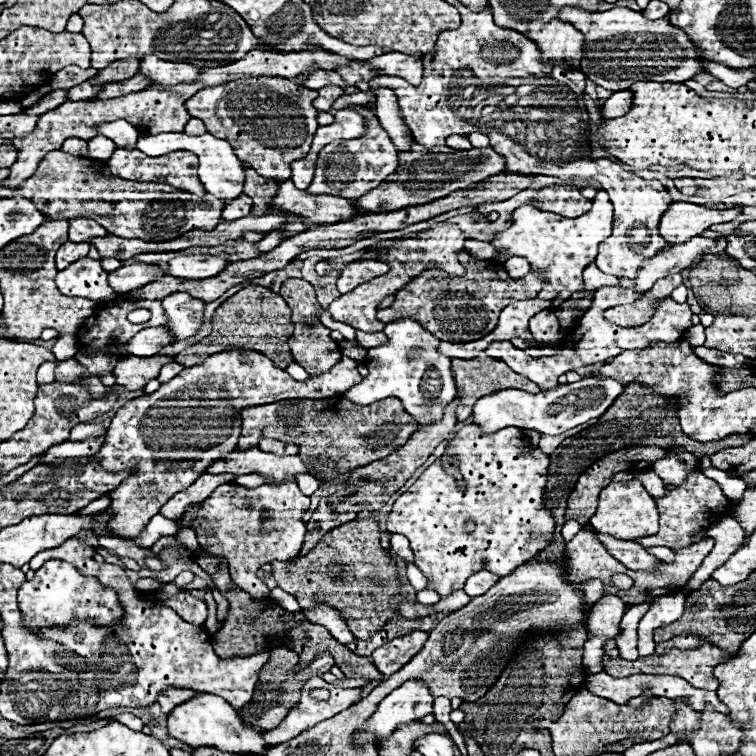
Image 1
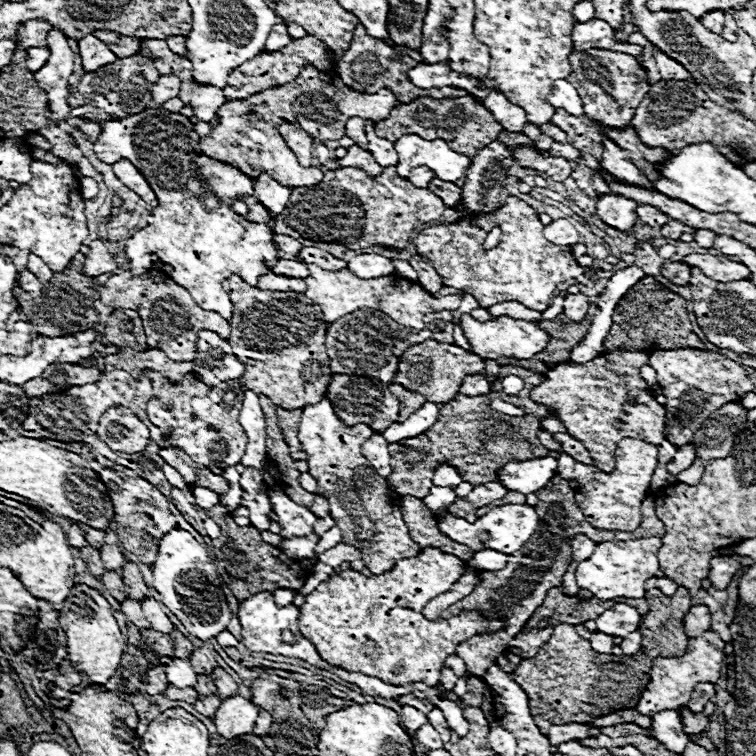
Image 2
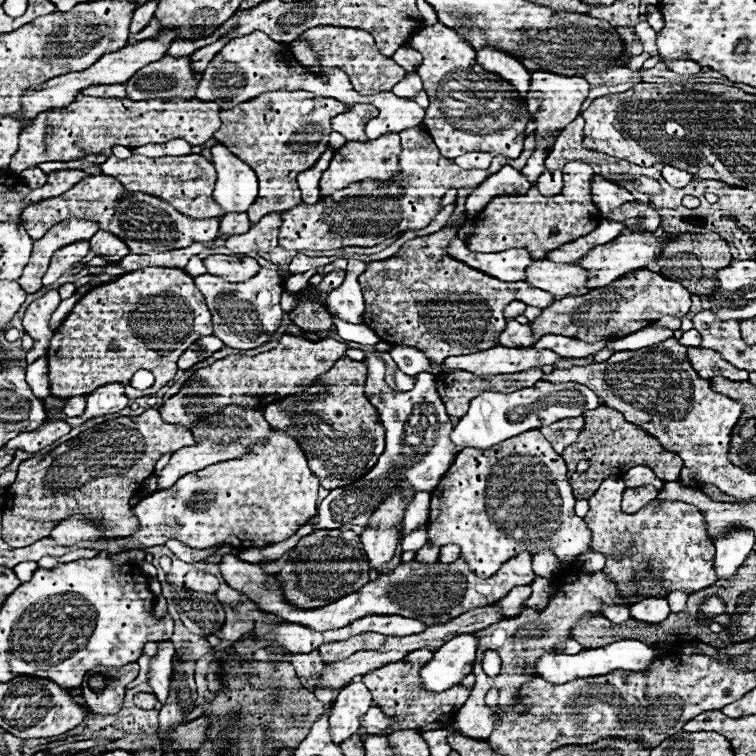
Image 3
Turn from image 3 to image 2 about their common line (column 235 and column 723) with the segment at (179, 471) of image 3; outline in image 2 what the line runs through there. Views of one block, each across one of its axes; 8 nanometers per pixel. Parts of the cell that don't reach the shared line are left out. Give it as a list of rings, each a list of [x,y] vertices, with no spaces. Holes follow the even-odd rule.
[[[730,402],[716,410],[696,432],[696,460],[694,464],[676,476],[678,482],[696,486],[702,478],[702,470],[710,460],[728,458],[734,446],[734,436],[746,426],[746,408],[740,402]]]

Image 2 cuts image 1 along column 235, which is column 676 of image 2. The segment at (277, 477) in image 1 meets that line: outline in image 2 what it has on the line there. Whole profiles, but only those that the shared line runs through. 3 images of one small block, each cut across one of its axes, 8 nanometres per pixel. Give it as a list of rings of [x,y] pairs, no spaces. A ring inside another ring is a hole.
[[[688,444],[688,446],[682,446],[676,454],[674,454],[674,458],[672,458],[672,462],[668,462],[668,472],[670,474],[680,474],[682,470],[686,470],[688,466],[692,466],[692,462],[694,462],[694,456],[696,456],[696,448],[692,446],[692,444]]]

